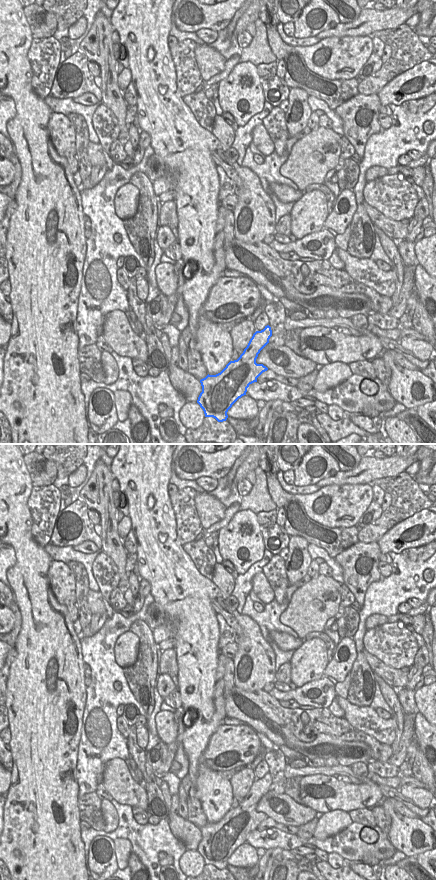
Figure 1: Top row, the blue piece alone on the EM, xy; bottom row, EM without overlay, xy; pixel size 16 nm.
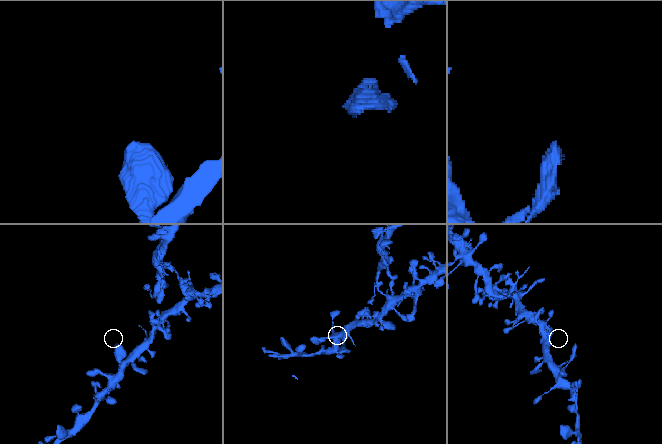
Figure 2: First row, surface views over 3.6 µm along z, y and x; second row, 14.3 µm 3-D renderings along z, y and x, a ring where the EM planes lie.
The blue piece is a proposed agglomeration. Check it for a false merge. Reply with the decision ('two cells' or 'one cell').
one cell

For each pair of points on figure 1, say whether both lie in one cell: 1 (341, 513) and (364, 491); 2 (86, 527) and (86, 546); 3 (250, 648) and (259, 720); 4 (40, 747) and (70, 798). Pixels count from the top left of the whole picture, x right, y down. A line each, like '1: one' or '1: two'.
1: one
2: two
3: two
4: one

